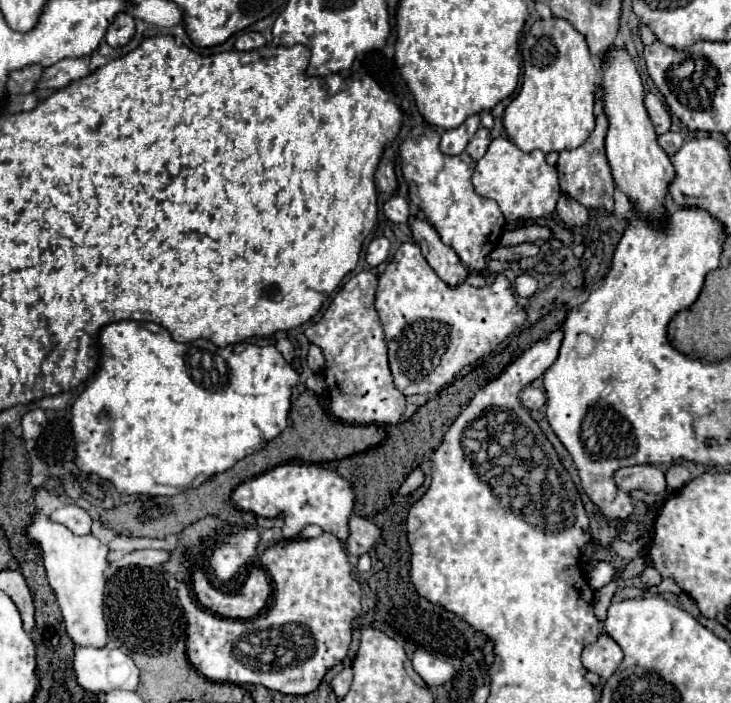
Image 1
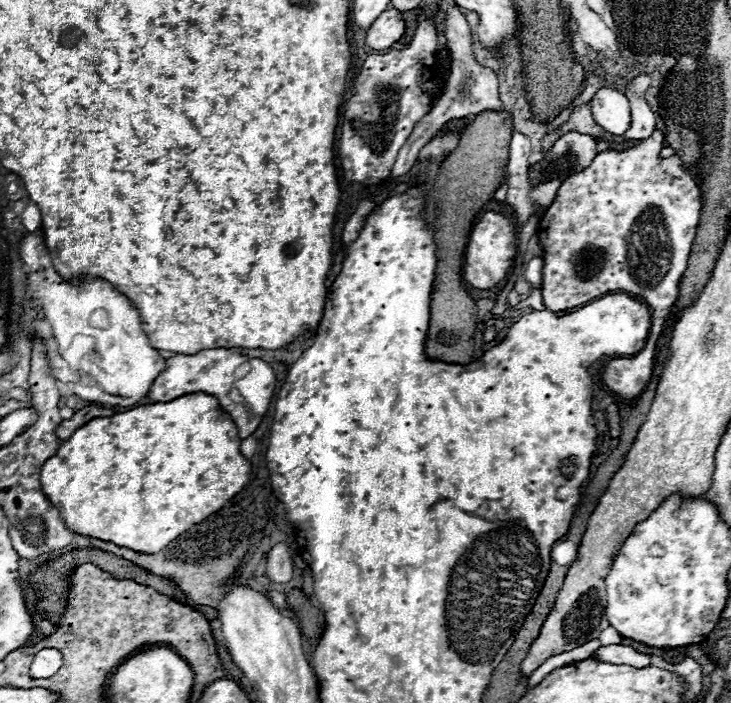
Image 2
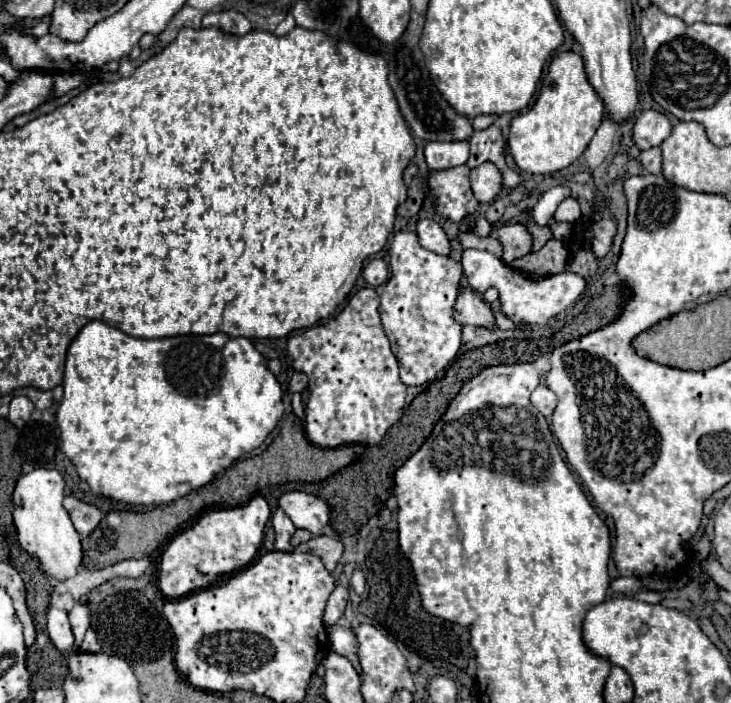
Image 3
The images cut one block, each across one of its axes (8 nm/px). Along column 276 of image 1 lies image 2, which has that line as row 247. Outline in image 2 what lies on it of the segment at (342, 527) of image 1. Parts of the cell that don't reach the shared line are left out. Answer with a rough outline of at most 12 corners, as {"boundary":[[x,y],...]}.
{"boundary":[[486,212],[470,232],[462,278],[478,290],[508,278],[514,218]]}

